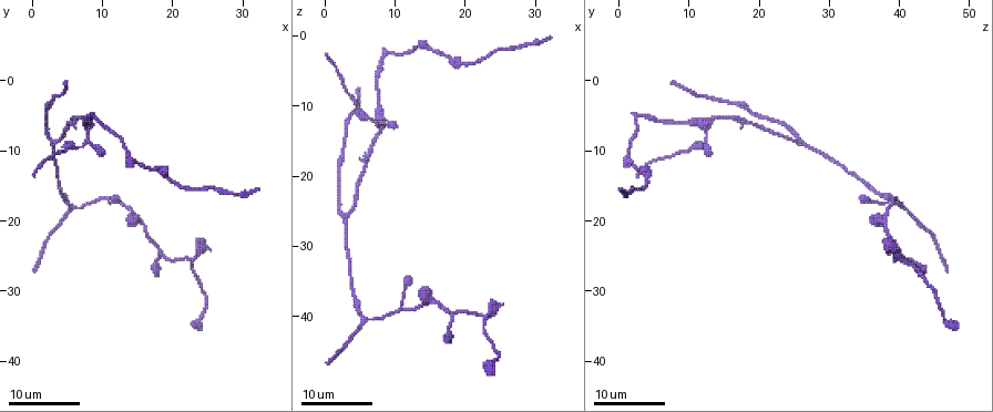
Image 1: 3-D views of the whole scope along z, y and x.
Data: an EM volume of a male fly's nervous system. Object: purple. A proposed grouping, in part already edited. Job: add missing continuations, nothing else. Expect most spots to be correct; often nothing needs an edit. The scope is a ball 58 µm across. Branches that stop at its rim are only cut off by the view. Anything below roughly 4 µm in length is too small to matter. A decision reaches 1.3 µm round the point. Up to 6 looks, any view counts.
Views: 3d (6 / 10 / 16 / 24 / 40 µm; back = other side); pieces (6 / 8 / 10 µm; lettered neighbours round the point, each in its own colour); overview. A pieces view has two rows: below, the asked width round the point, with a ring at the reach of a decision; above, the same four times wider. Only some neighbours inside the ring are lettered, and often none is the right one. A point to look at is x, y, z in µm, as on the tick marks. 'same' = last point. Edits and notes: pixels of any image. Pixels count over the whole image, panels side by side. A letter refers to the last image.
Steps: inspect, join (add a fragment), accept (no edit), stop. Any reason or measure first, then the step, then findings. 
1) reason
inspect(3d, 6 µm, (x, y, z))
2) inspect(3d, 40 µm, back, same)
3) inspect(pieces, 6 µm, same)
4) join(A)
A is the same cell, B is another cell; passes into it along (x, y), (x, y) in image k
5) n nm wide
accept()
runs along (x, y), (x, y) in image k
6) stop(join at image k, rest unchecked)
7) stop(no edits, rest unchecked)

an open end
inspect(3d, 24 µm, (17.0, 27.5, 43.5))

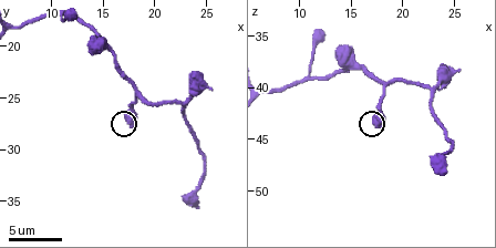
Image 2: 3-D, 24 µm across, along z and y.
inspect(pieces, 10 µm, same)

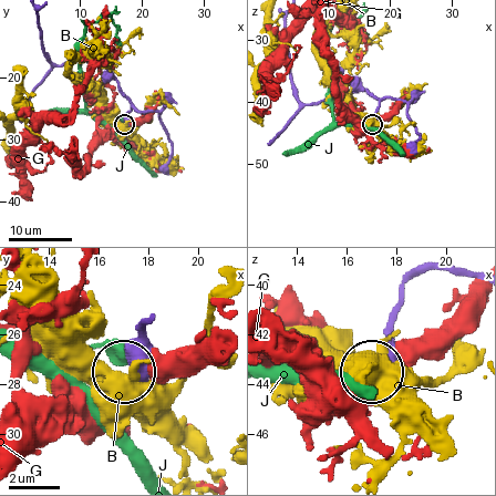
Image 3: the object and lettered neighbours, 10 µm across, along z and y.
accept()
B, G and J are other cells; none of them fits

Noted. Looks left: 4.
inspect(3d, 24 µm, (12.5, 17.0, 35.0))

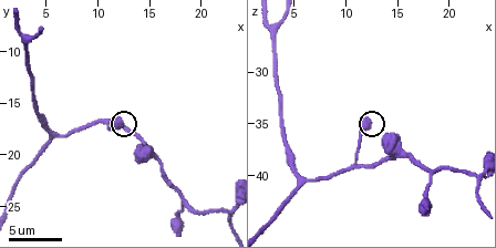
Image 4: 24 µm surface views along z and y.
what lies round it
inspect(pieces, 6 µm, (12.2, 16.8, 34.6))

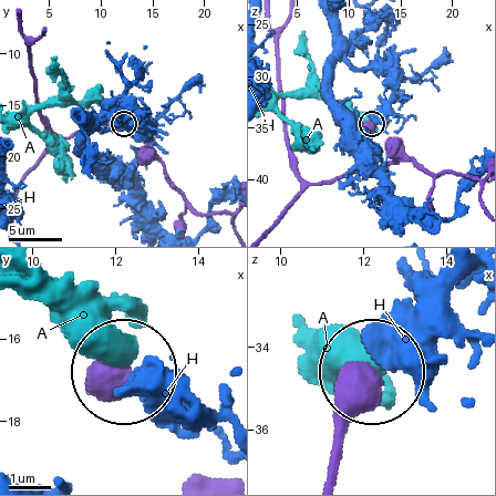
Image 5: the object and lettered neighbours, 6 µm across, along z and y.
accept()
A and H are other cells; no lettered fragment goes on from it

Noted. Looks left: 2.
inspect(3d, 16 µm, (10.0, 10.5, 13.0))

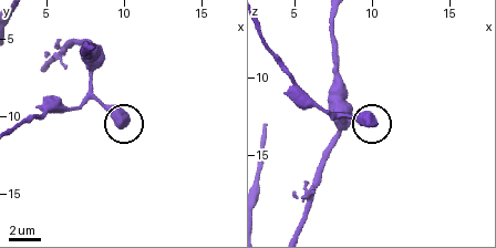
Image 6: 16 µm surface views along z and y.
inspect(pieces, 8 µm, (10.2, 10.4, 13.0))

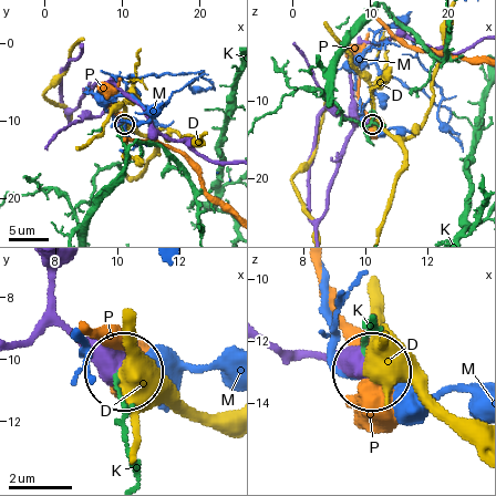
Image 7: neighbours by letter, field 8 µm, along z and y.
accept()
D, K, M and P are other cells; runs along (313, 358), (367, 373) in image 7; no lettered fragment goes on from it

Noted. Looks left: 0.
stop(no edits, rest unchecked)

